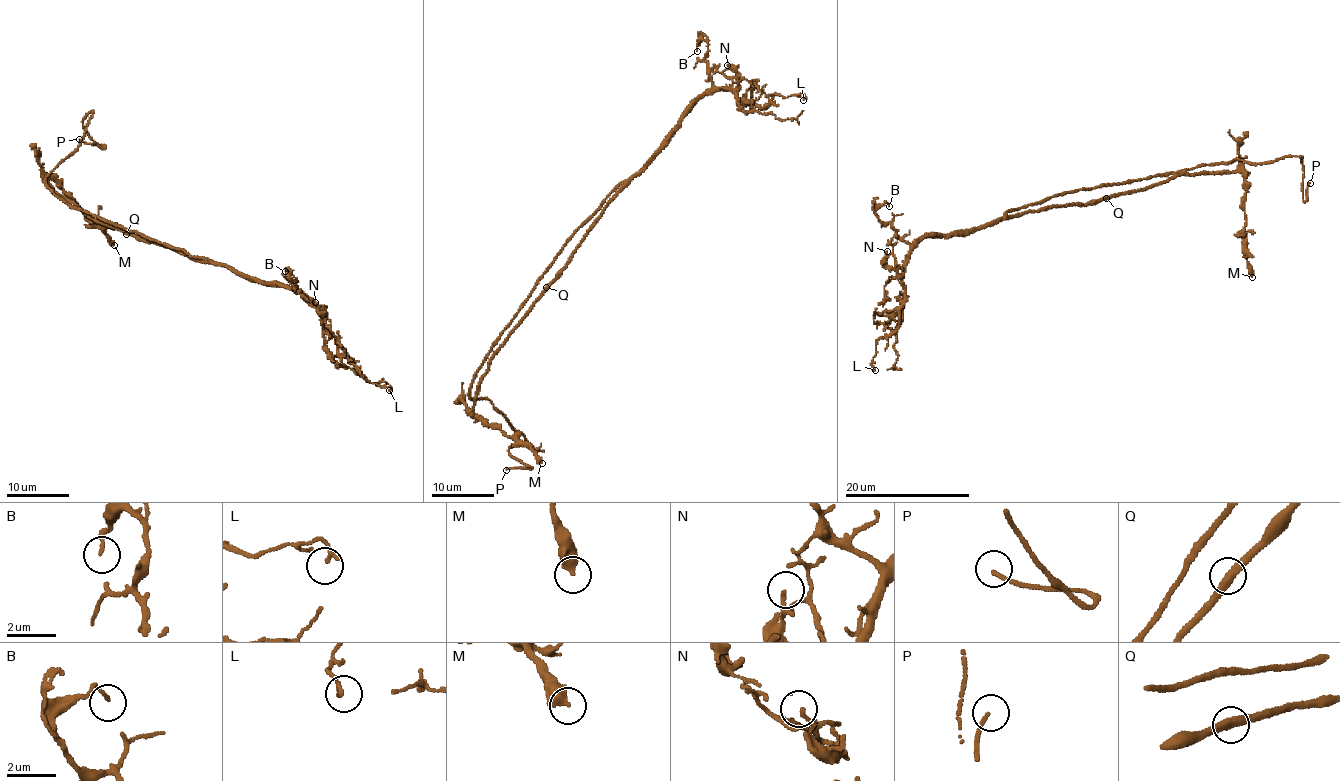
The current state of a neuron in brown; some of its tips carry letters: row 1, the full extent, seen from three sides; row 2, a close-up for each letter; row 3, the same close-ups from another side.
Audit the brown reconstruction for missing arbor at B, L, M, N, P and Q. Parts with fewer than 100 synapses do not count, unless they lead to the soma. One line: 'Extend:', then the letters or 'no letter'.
Extend: P

